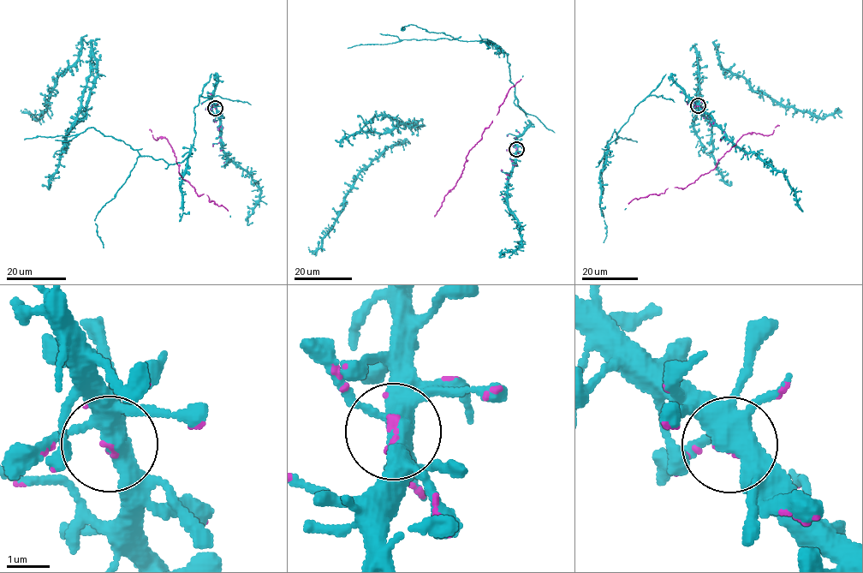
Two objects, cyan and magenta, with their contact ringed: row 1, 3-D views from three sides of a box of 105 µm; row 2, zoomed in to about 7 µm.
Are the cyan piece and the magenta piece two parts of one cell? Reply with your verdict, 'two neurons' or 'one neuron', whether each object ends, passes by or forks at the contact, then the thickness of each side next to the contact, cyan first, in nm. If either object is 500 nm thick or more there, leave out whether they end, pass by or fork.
one neuron; cyan forks; magenta ends; calibres 440 and 90 nm

